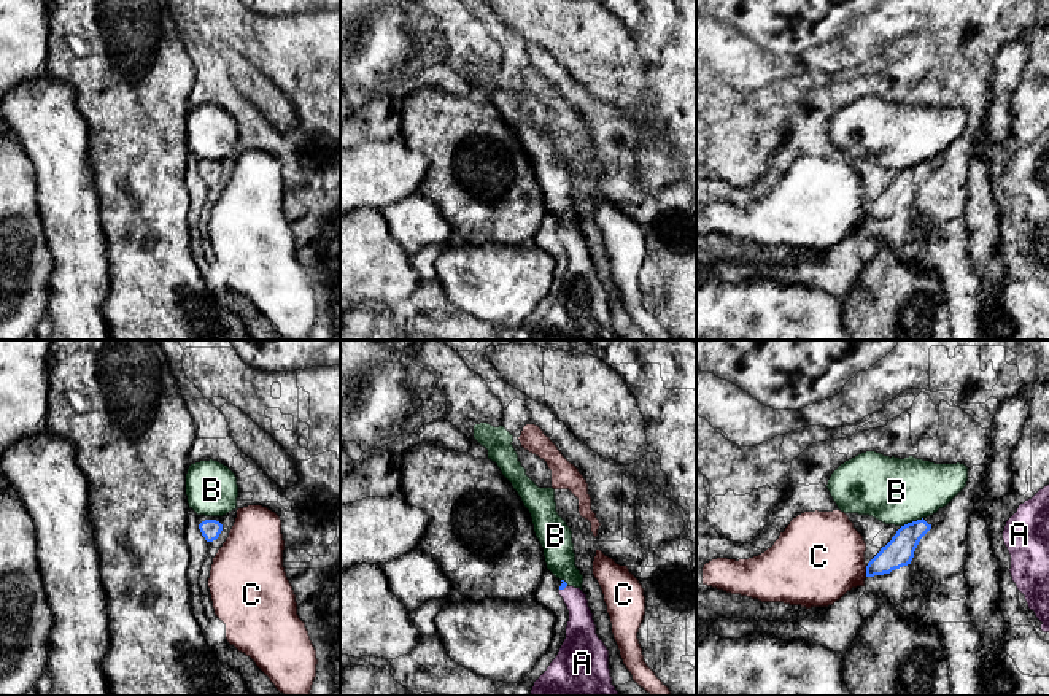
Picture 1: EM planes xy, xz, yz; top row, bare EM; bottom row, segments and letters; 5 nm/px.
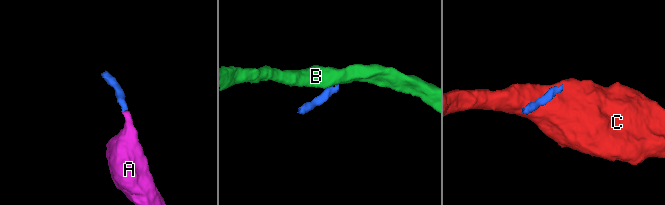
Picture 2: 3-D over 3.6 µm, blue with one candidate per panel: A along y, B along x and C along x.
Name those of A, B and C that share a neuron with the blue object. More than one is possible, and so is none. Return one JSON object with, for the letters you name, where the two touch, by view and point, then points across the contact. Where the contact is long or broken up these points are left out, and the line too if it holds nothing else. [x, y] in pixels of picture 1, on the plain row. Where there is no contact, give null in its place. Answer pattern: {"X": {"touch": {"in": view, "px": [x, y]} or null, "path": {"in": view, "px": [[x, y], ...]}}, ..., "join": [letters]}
{"A": {"touch": {"in": "xz", "px": [563, 232]}, "path": {"in": "xz", "px": [[563, 229], [563, 232], [577, 248], [580, 277]]}}, "join": ["A"]}

